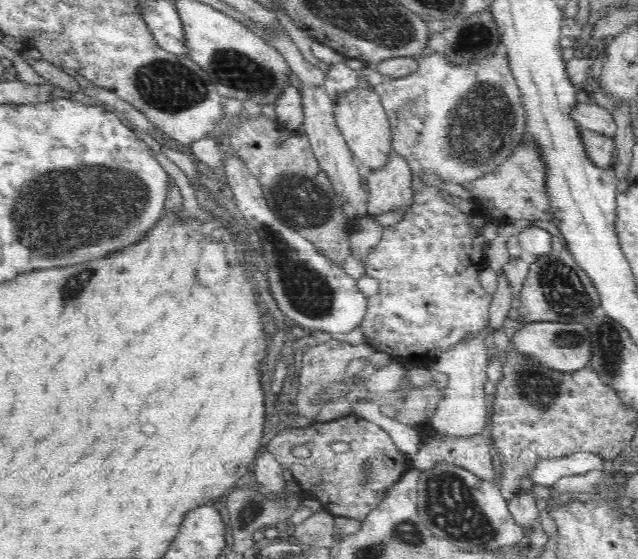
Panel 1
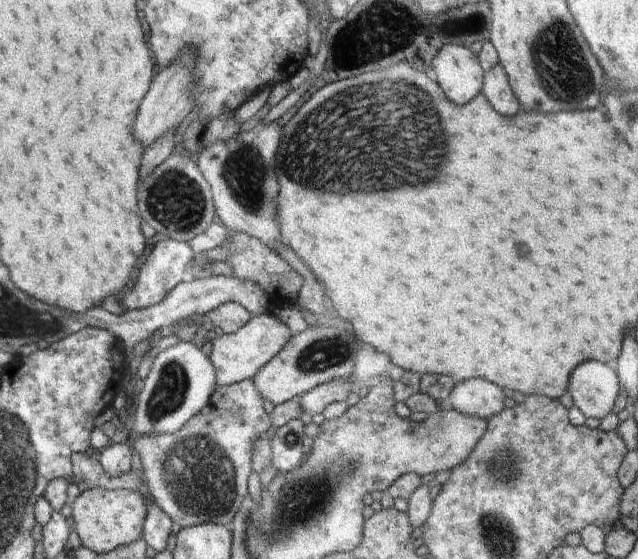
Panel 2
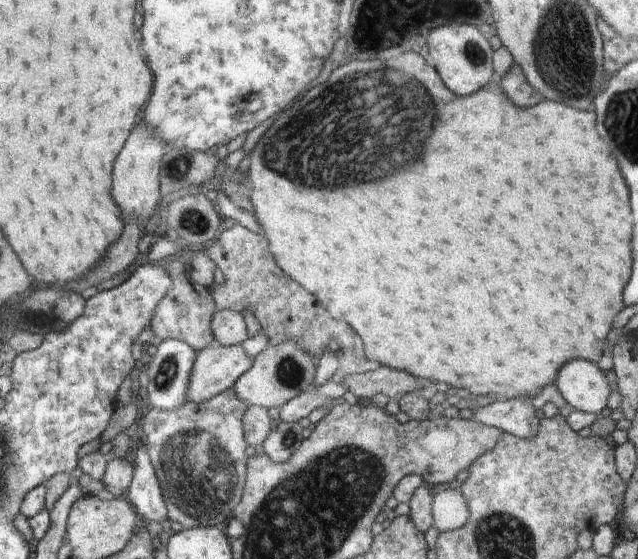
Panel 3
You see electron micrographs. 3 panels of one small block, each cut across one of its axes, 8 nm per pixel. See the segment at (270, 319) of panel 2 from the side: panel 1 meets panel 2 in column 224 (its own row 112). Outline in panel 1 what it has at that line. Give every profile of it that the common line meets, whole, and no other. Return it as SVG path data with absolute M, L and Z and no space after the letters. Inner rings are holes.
M360 77L354 88L340 93L335 105L333 111L337 128L358 161L358 165L368 166L370 169L383 167L392 150L392 128L378 93L370 87L368 81Z

